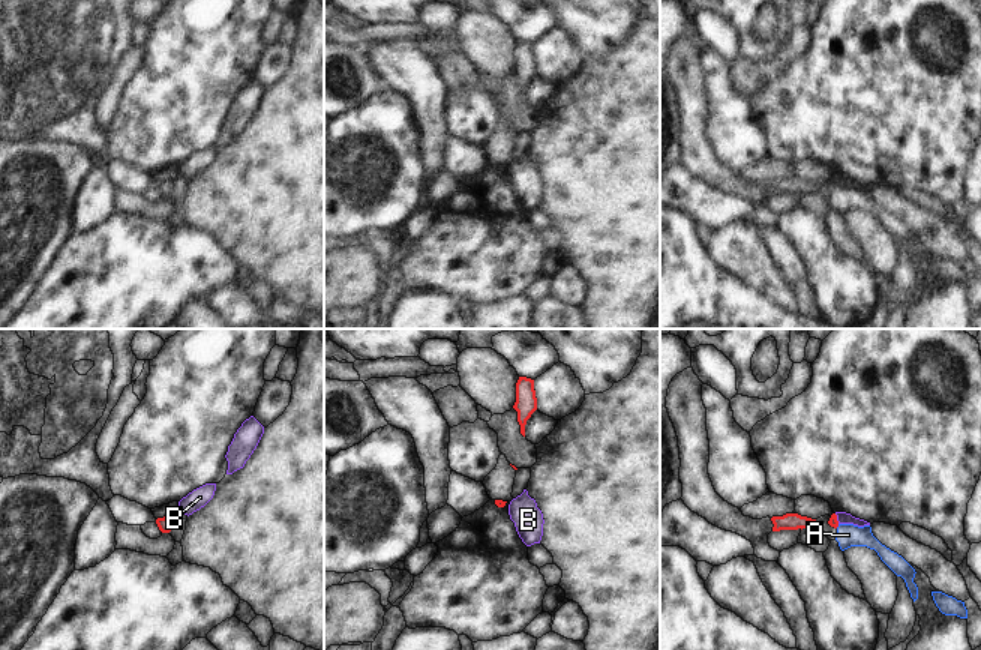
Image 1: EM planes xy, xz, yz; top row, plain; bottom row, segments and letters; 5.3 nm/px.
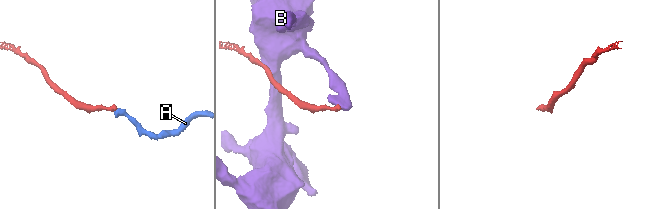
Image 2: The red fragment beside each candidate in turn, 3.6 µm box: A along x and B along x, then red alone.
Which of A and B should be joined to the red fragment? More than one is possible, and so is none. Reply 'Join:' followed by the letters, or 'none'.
Join: none

